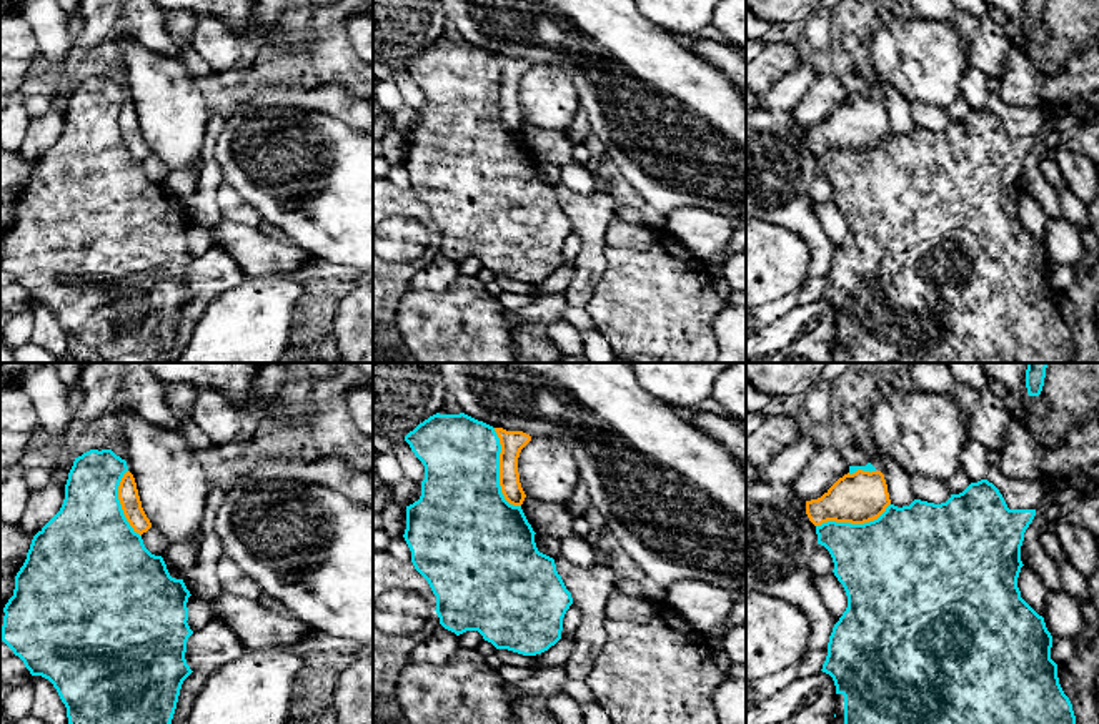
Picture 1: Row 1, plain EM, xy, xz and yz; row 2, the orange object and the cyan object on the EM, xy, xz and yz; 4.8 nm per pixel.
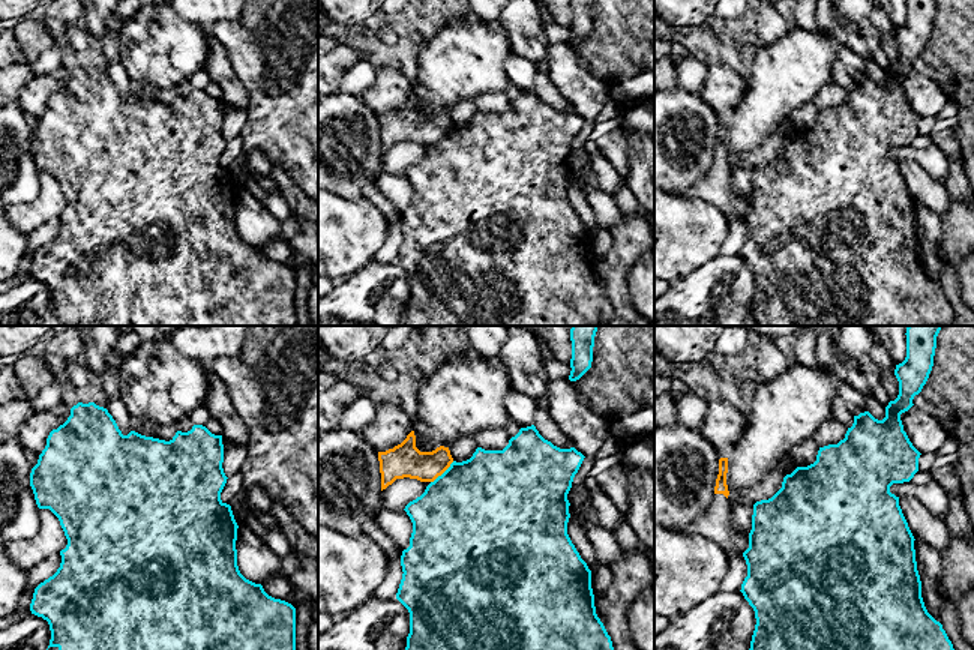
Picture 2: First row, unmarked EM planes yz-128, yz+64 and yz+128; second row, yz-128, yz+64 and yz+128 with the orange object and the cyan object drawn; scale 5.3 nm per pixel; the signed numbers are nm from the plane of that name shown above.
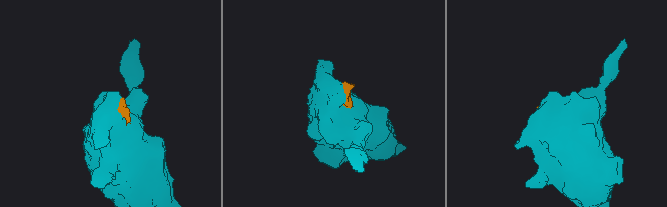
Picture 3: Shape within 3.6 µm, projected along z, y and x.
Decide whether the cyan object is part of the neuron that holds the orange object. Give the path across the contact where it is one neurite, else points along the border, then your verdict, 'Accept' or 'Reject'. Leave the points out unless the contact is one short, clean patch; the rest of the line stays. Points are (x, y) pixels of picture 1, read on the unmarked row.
Boundary: xz (493, 55), (500, 72), (500, 119), (510, 130), (520, 133). Reject

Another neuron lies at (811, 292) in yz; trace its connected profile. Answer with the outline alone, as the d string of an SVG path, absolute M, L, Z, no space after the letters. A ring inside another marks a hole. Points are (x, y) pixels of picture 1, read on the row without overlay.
M828 271L824 275L811 278L798 291L798 305L806 305L806 303L821 300L826 283L828 283Z

